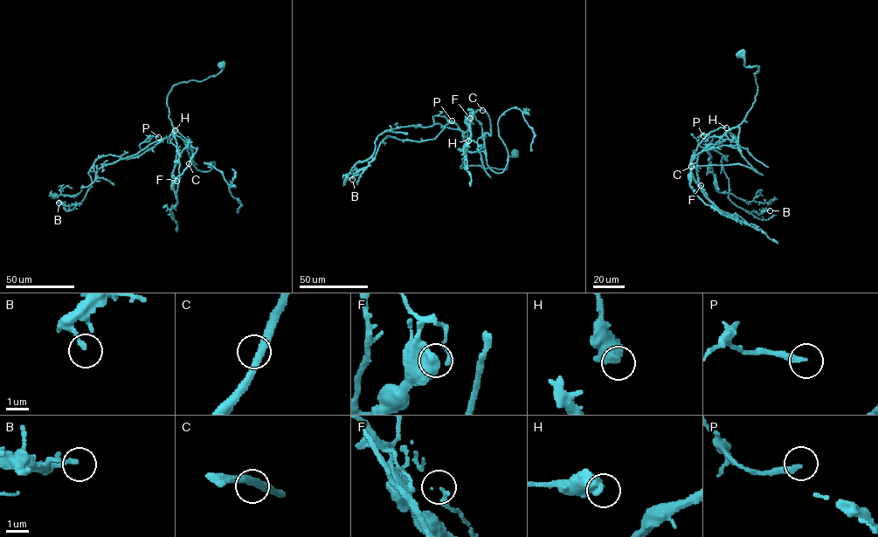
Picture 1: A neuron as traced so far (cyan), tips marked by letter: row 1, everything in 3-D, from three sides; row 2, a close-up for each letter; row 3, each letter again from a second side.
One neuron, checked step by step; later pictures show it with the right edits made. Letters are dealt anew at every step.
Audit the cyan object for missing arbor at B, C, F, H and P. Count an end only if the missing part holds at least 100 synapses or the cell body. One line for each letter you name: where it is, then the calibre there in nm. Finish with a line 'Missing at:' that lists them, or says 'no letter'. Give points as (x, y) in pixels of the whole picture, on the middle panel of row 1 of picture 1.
Missing at: no letter

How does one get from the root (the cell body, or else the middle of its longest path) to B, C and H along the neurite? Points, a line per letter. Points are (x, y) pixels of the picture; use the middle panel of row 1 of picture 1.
B: (514, 154), (505, 170), (460, 168), (466, 143), (459, 127), (449, 123), (432, 139), (387, 136), (352, 179)
C: (514, 154), (505, 170), (460, 168), (467, 151), (485, 153), (484, 135), (491, 135), (491, 123), (482, 110)
H: (514, 154), (505, 170), (460, 168), (466, 151), (463, 135), (472, 113), (468, 141)

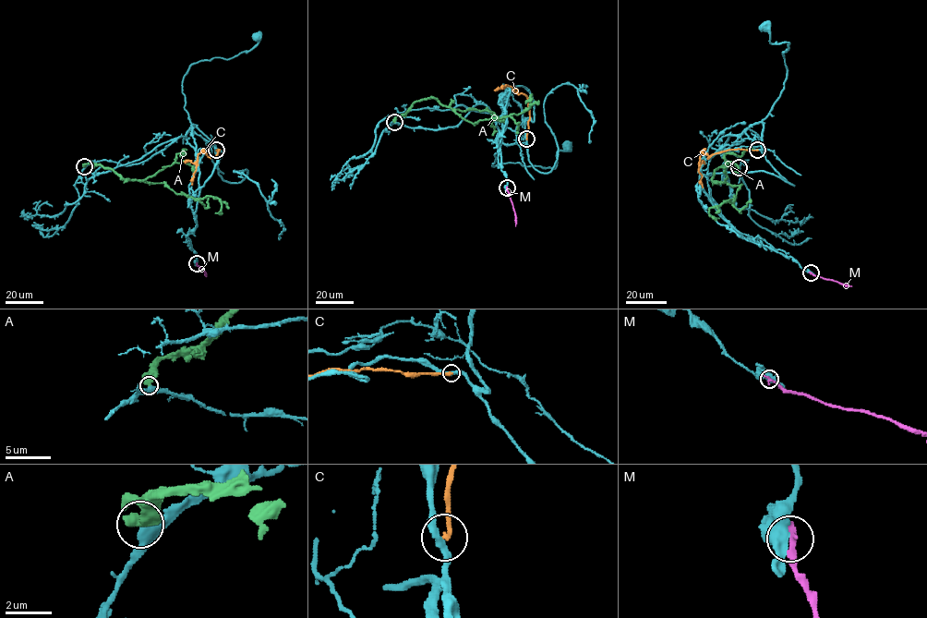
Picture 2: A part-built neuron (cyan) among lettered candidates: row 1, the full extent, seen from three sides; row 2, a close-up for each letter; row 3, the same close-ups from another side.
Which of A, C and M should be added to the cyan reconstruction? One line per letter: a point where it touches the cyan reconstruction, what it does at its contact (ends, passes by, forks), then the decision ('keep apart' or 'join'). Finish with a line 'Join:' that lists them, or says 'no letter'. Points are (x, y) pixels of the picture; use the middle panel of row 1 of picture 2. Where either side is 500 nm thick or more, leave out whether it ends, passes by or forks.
A: contact (394, 122); it ends; keep apart
C: contact (526, 139); it ends; keep apart
M: contact (507, 187); keep apart
Join: no letter

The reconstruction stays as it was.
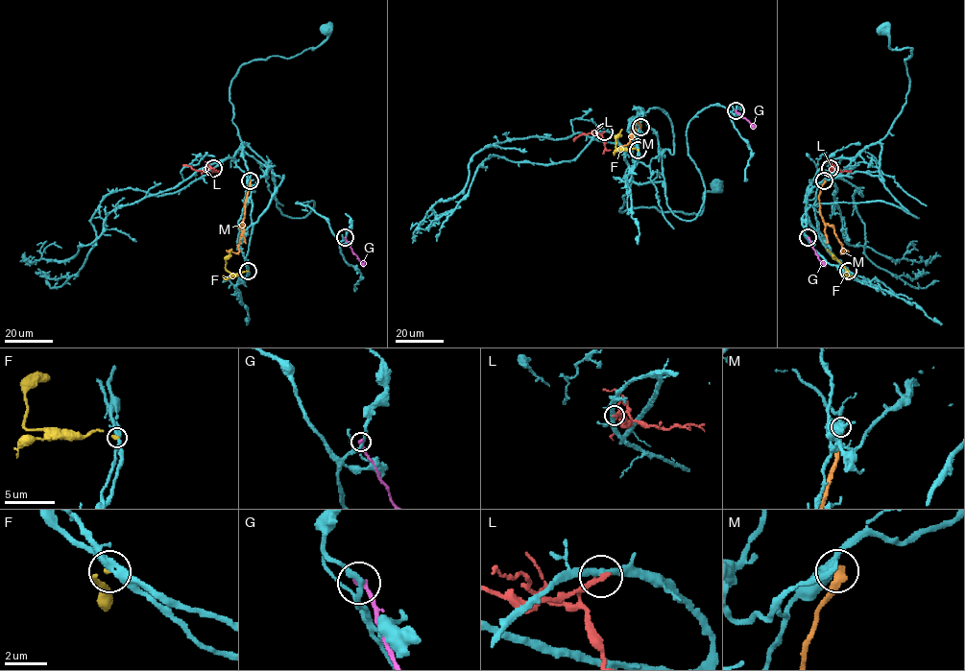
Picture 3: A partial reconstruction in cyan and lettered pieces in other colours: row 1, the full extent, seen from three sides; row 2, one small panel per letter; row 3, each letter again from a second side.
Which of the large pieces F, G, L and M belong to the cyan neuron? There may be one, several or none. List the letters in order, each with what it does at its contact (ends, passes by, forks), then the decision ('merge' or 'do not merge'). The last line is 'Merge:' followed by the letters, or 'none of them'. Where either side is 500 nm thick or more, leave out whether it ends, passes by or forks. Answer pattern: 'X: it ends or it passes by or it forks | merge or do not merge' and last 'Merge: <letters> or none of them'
F: it ends | do not merge
G: it ends | do not merge
L: it ends | do not merge
M: do not merge
Merge: none of them

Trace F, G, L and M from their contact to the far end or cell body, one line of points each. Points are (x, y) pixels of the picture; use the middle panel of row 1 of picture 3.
F: (638, 150), (615, 147), (622, 129)
G: (735, 110), (755, 123)
L: (604, 131), (597, 134), (584, 133), (574, 141)
M: (640, 127), (635, 122), (629, 144), (616, 149)

